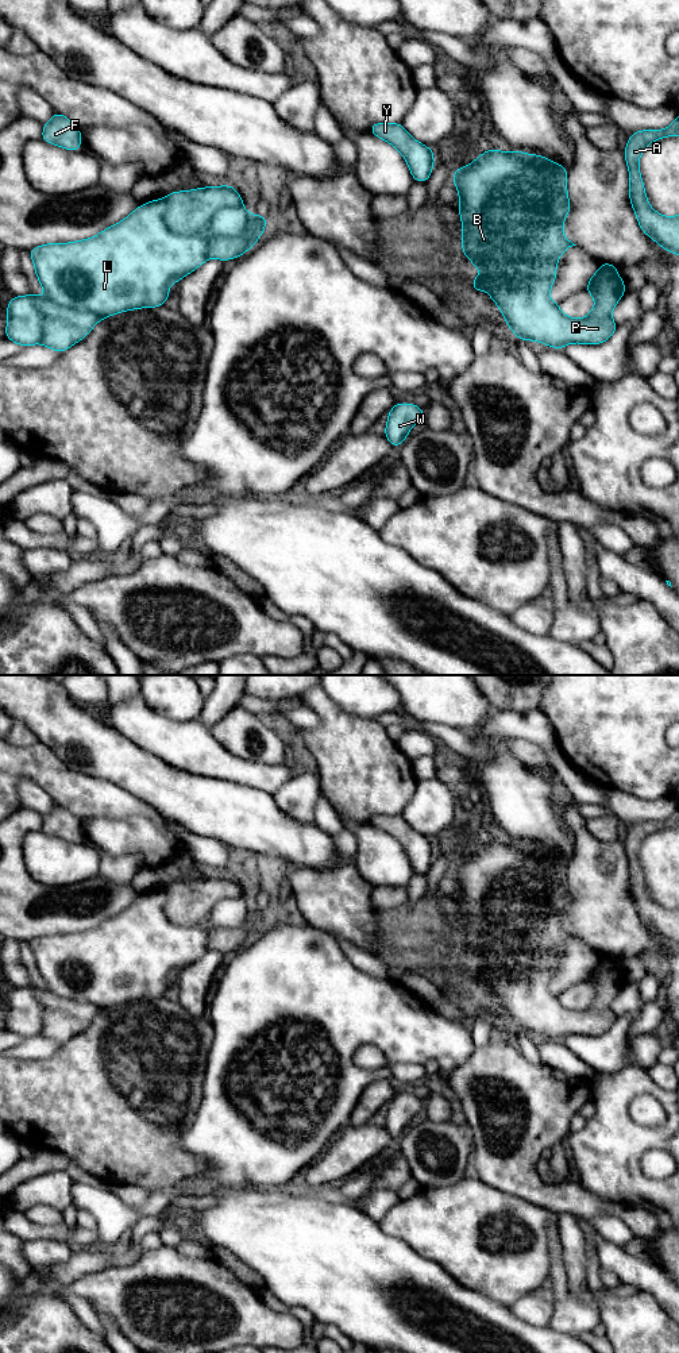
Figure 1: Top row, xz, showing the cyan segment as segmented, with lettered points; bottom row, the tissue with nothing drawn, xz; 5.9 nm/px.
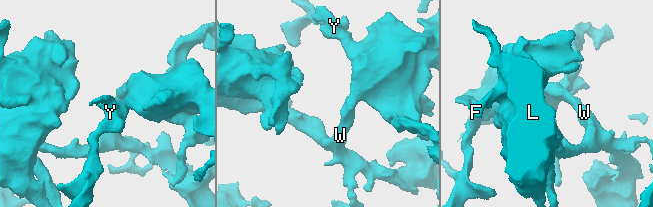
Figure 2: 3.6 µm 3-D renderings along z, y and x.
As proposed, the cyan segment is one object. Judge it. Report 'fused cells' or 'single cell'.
fused cells

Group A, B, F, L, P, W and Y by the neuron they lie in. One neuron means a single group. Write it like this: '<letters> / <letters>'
A B F P W Y / L

